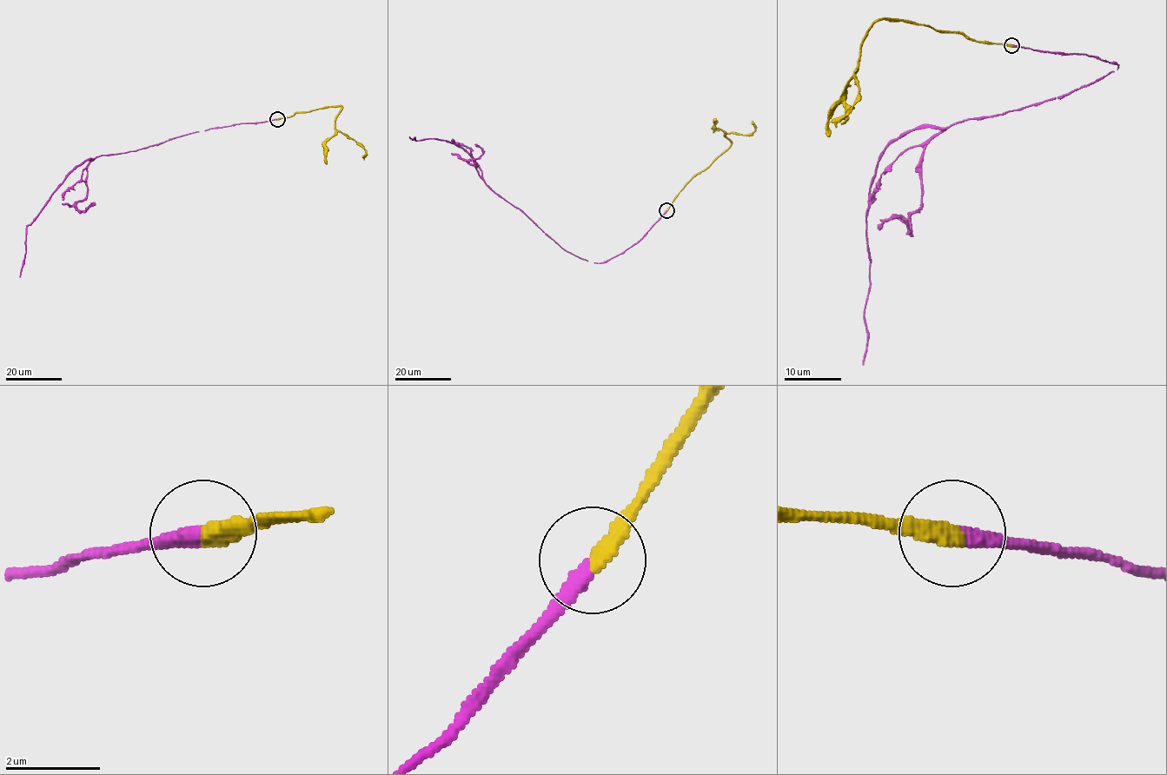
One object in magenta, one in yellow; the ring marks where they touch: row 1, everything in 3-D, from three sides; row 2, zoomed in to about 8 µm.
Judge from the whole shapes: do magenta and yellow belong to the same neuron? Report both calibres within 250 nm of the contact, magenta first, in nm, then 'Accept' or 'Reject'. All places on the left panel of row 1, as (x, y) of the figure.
Thickness 340 nm (magenta) against 380 nm. Accept

